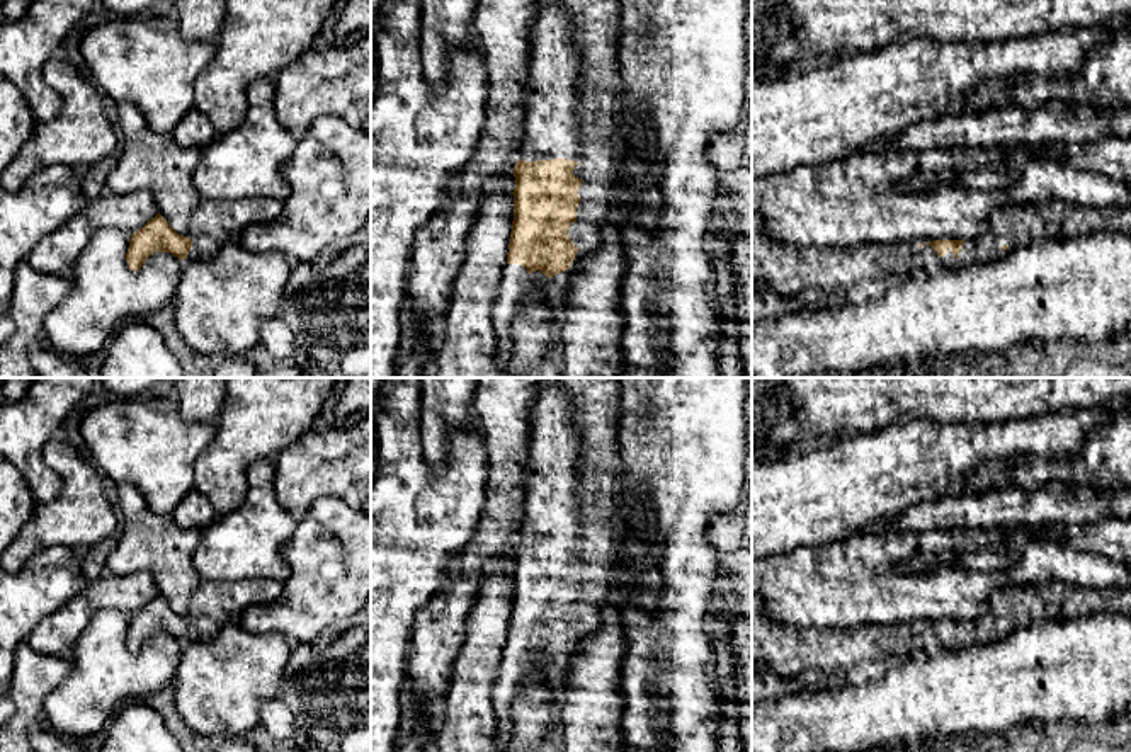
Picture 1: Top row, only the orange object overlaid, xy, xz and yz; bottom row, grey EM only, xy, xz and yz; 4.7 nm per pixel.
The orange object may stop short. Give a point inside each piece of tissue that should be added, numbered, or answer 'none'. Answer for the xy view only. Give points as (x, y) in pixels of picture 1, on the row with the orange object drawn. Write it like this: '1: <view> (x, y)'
1: xy (203, 250)

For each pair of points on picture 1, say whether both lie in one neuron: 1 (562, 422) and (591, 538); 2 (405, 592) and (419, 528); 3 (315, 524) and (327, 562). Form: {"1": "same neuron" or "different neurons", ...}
{"1": "same neuron", "2": "same neuron", "3": "same neuron"}

